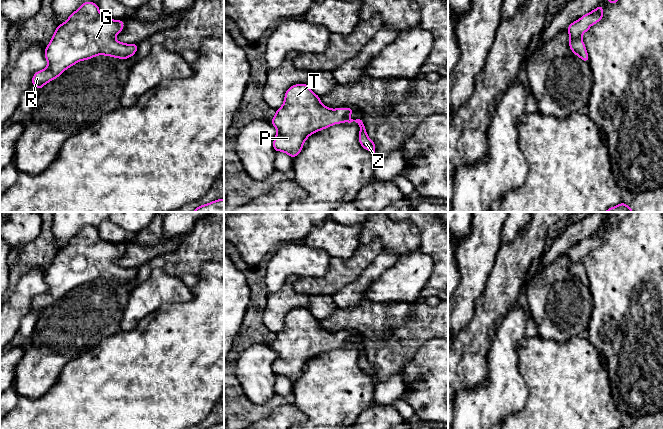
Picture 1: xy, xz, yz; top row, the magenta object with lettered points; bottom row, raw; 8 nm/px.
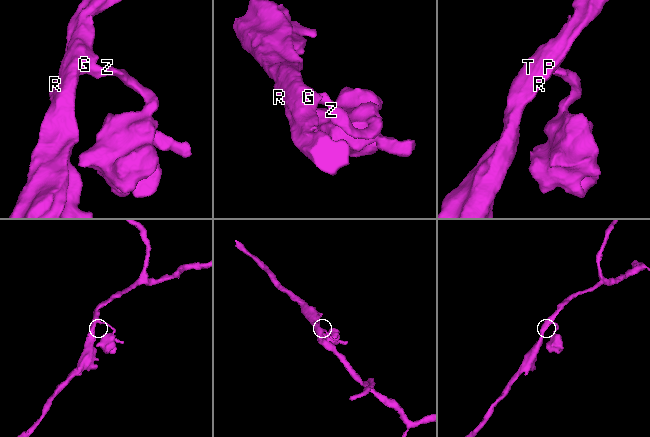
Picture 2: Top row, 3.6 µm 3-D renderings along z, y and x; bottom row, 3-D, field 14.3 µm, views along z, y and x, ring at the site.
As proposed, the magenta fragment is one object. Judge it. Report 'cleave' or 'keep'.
keep

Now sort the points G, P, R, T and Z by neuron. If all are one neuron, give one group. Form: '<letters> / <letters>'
G P R T Z

